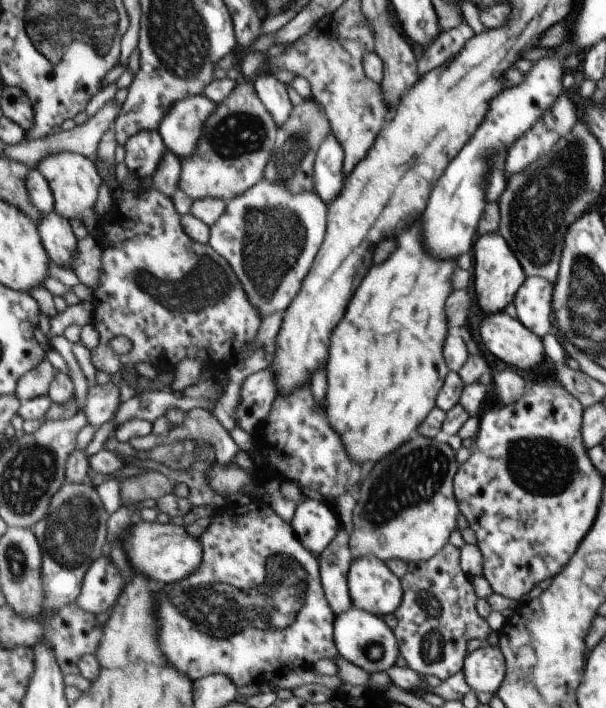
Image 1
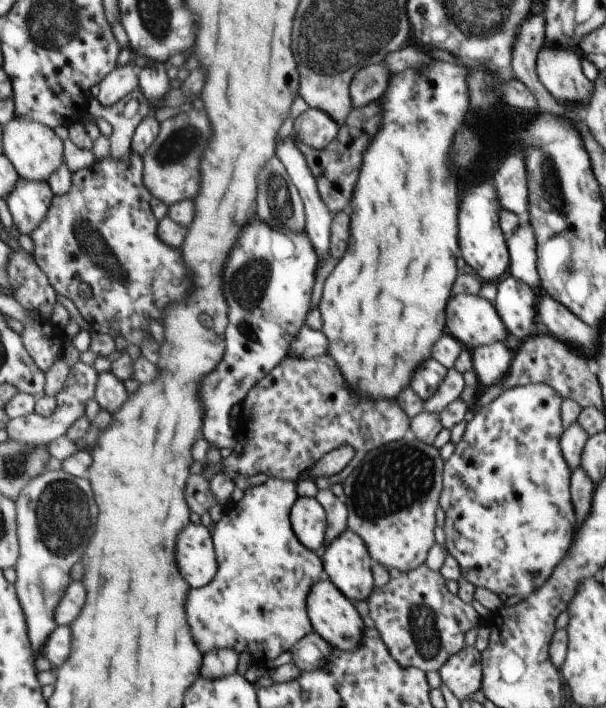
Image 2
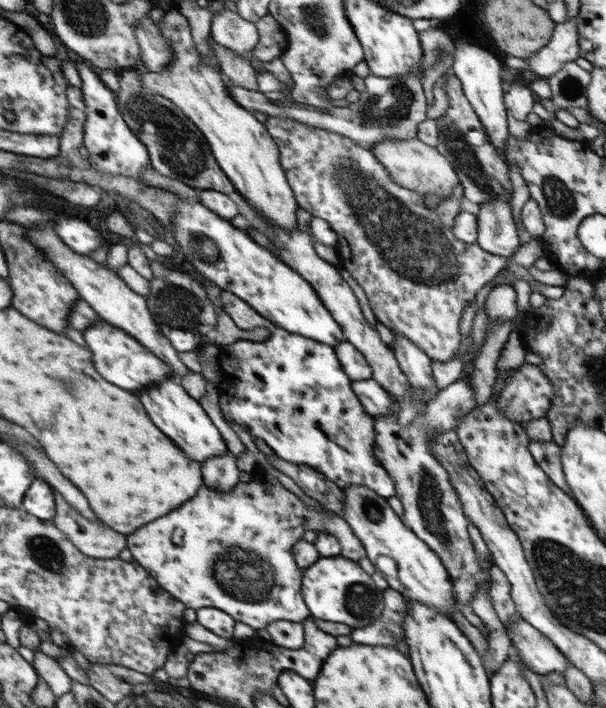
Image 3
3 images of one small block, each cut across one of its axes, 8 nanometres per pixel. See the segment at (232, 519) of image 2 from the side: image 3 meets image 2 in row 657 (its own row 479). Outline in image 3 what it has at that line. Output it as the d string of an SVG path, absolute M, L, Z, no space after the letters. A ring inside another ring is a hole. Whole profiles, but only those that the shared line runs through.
M257 471L253 480L241 482L230 489L220 491L204 483L200 494L190 500L190 504L176 508L170 516L156 520L138 532L129 536L129 550L134 559L160 581L163 588L170 590L189 608L200 611L202 608L216 608L228 612L240 625L249 624L256 630L268 629L270 623L278 620L302 623L312 614L308 614L303 586L304 572L298 566L293 547L302 540L304 532L330 533L340 541L342 556L350 560L366 557L366 550L354 536L350 524L340 515L324 508L320 503L309 506L296 494L286 489L268 472ZM178 530L184 530L183 544L176 544L174 536Z

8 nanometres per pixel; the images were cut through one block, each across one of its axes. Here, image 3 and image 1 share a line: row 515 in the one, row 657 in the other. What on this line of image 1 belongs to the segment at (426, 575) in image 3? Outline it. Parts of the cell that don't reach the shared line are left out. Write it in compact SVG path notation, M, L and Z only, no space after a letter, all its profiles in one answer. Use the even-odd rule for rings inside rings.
M353 606L348 608L344 614L337 616L334 625L334 639L337 642L340 657L370 674L386 672L396 664L400 646L397 636L392 634L392 630L388 628L387 624L384 624L382 618L370 614L370 611L364 612L364 610Z

